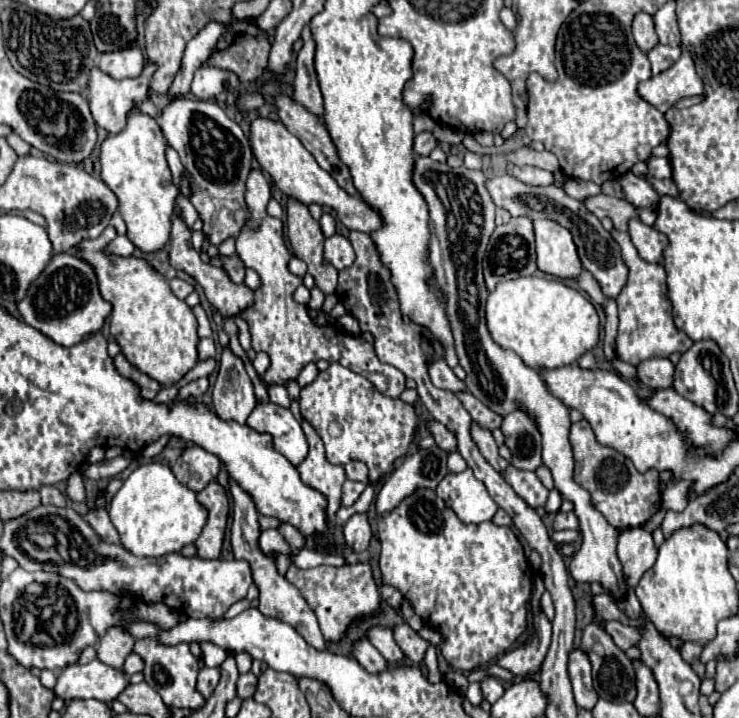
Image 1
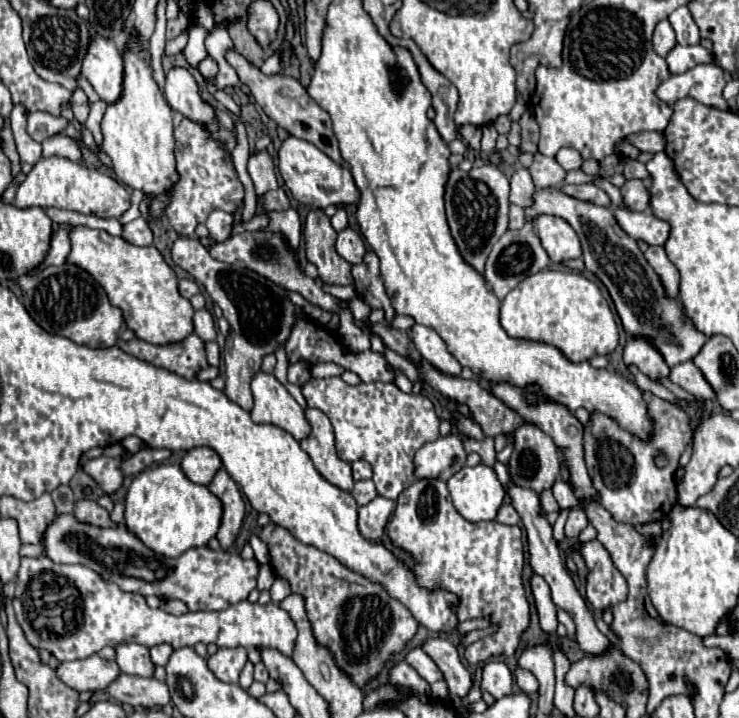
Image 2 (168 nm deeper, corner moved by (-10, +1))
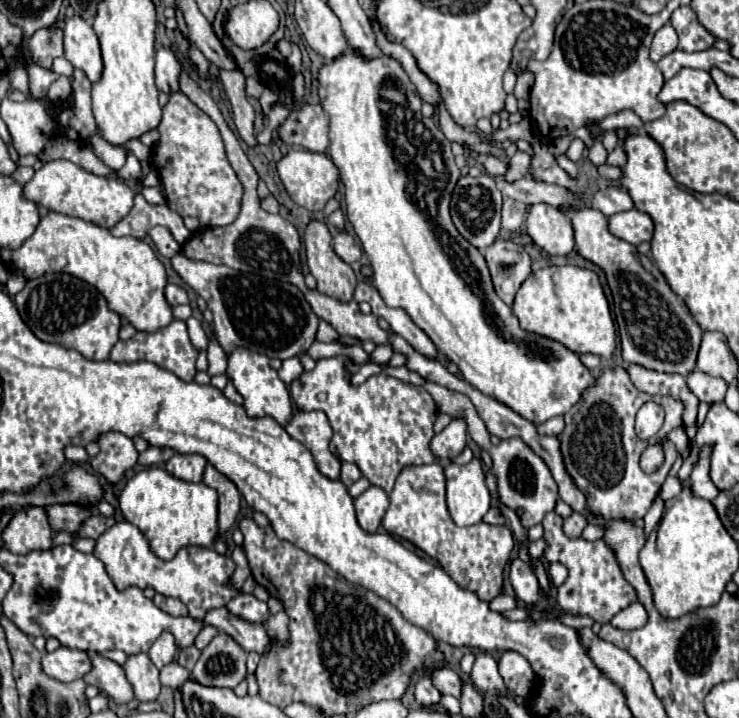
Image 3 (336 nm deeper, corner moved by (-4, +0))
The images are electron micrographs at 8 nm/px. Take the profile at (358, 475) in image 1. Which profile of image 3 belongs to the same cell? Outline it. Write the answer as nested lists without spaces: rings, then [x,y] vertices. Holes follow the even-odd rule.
[[[342,462],[342,474],[340,474],[340,482],[344,486],[352,486],[358,478],[362,478],[362,472],[358,470],[356,464],[350,464],[350,462]]]

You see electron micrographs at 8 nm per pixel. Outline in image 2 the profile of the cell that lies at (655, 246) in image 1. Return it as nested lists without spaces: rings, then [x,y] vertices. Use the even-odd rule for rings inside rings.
[[[616,209],[618,225],[636,241],[646,241],[648,245],[664,245],[670,233],[670,225],[652,213],[632,213],[628,209]]]

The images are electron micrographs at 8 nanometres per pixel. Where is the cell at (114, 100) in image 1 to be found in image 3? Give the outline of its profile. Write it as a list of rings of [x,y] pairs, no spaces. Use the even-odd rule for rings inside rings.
[[[80,16],[68,18],[64,26],[64,58],[68,58],[74,68],[84,70],[90,82],[100,80],[100,70],[104,70],[100,42],[96,32]]]

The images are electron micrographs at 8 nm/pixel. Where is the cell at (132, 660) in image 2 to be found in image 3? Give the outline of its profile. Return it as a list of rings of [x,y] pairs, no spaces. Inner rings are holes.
[[[130,654],[126,658],[124,672],[140,702],[158,698],[158,694],[160,694],[158,668],[150,662],[148,654]]]

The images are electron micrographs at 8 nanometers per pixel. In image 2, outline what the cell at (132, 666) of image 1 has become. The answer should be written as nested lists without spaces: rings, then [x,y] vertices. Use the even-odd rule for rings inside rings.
[[[162,643],[162,645],[156,645],[156,647],[152,647],[150,649],[150,655],[152,655],[152,661],[154,661],[154,665],[166,665],[168,663],[168,659],[170,659],[170,655],[172,655],[172,645],[168,645],[168,643]]]

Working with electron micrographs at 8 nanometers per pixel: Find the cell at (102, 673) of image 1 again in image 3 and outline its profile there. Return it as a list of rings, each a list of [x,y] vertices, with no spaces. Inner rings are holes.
[[[60,646],[58,650],[44,654],[42,668],[54,680],[72,682],[72,680],[84,678],[84,674],[92,670],[92,660],[82,650],[70,650],[70,648]]]

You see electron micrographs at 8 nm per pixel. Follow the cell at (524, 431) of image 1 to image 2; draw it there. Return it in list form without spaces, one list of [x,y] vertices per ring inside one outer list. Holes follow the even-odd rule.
[[[522,425],[520,429],[514,431],[514,451],[512,451],[512,457],[508,463],[510,463],[508,465],[510,479],[514,481],[514,485],[524,487],[524,489],[532,489],[538,495],[542,495],[546,489],[552,489],[554,481],[560,475],[558,447],[540,427],[534,427],[534,425]]]

